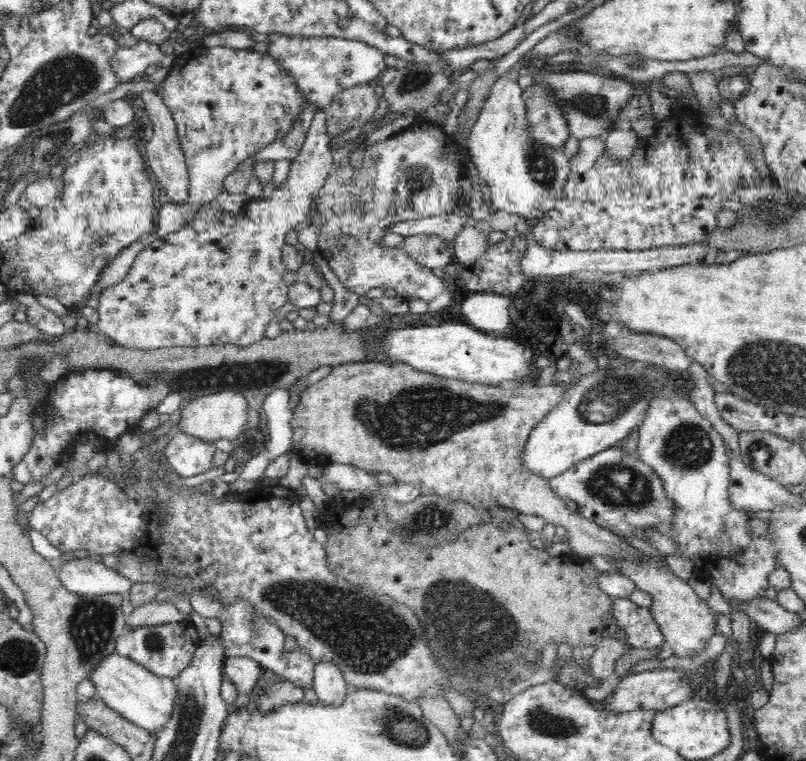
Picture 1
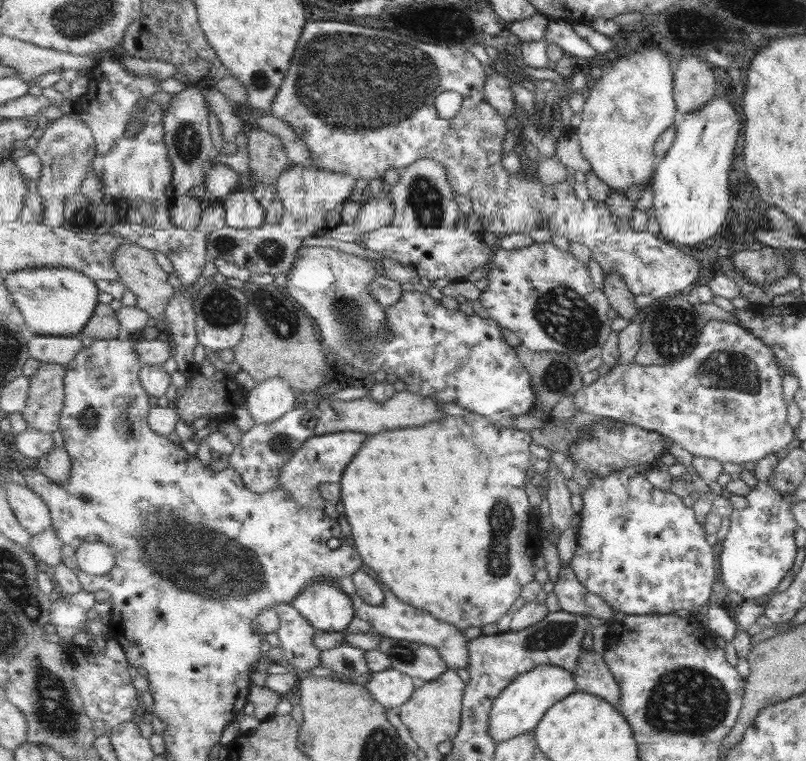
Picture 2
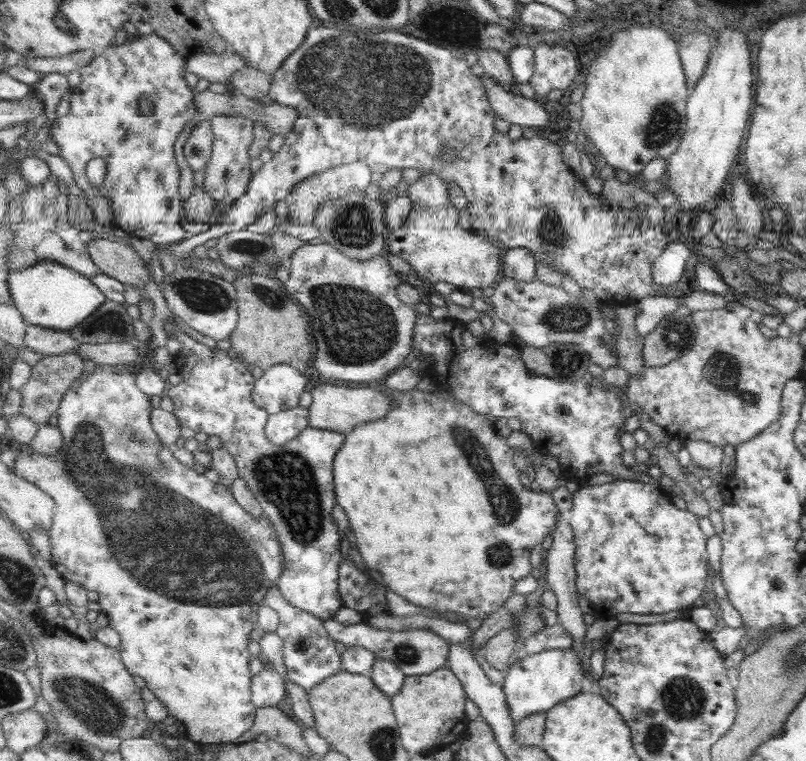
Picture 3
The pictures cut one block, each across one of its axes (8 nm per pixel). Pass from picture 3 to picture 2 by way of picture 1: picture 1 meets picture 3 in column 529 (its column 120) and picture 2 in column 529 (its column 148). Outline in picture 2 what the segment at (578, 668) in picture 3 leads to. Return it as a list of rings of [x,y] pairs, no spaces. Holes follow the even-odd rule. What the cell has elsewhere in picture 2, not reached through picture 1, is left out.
[[[542,664],[531,672],[519,675],[493,703],[490,714],[491,737],[499,743],[536,730],[541,719],[552,706],[577,690],[574,673],[560,666]]]

